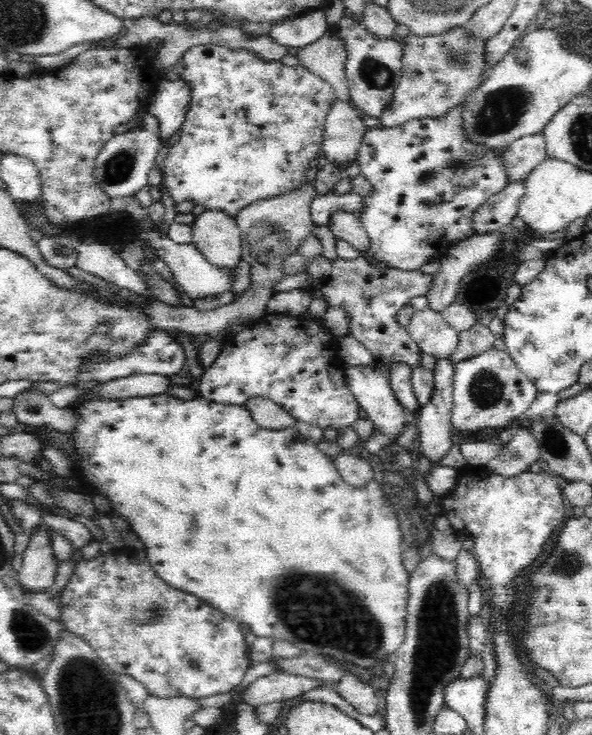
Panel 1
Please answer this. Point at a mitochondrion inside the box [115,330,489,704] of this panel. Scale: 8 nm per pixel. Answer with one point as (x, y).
(316, 610)

